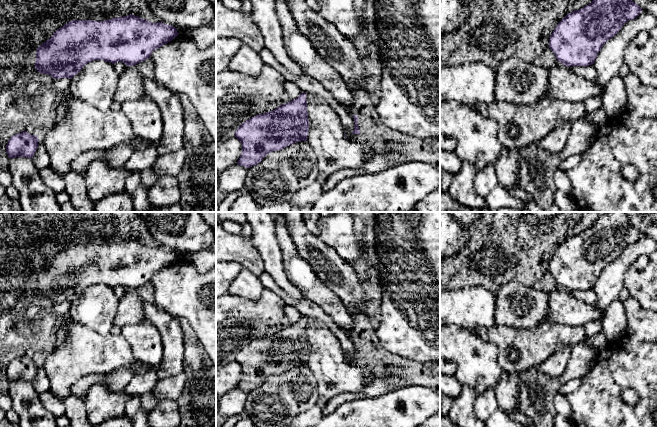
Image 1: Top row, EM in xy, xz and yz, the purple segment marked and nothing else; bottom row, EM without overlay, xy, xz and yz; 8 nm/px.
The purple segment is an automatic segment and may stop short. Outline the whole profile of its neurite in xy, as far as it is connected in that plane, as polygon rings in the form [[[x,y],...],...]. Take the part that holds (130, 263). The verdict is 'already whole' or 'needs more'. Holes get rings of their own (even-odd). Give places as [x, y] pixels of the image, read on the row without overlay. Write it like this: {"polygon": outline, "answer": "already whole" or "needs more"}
{"polygon": [[[132,238],[104,245],[72,244],[37,272],[35,293],[54,303],[72,303],[89,286],[122,286],[128,291],[119,299],[114,325],[140,324],[145,321],[144,301],[133,290],[150,282],[154,274],[172,265],[178,258],[172,249],[152,247]]], "answer": "needs more"}

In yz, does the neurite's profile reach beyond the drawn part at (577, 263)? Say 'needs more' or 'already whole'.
needs more

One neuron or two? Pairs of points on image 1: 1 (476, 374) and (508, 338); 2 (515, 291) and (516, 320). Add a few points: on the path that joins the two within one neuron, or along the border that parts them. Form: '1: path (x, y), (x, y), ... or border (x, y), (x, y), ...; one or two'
1: border (478, 336), (496, 346), (497, 360), (502, 369); two
2: path (515, 298), (516, 313); one

